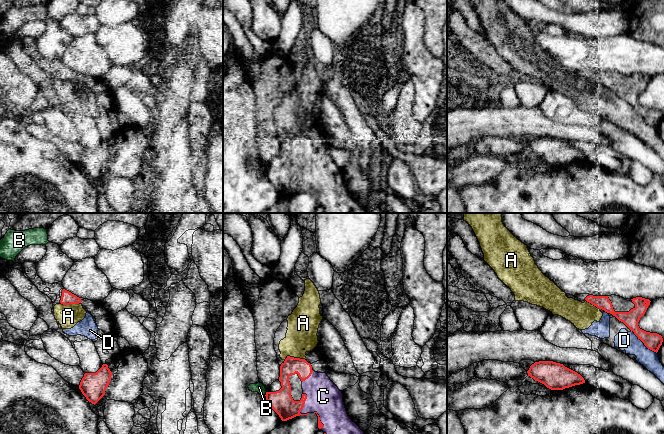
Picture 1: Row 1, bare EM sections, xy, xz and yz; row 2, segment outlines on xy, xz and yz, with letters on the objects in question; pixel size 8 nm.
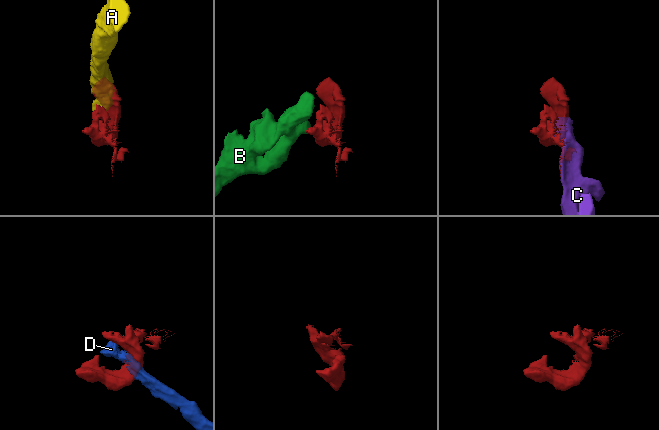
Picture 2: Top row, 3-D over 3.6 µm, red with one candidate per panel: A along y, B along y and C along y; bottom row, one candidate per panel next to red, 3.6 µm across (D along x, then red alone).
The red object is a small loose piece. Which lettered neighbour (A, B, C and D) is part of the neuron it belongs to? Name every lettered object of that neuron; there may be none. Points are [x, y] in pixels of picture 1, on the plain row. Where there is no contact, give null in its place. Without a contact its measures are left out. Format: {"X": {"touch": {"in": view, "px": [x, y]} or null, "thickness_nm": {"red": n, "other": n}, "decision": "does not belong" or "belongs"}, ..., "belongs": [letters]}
{"A": {"touch": {"in": "xz", "px": [293, 133]}, "thickness_nm": {"red": 140, "other": 240}, "decision": "does not belong"}, "B": {"touch": {"in": "xz", "px": [266, 169]}, "thickness_nm": {"red": 180, "other": 80}, "decision": "does not belong"}, "C": {"touch": {"in": "xz", "px": [304, 179]}, "thickness_nm": {"red": 180, "other": 280}, "decision": "belongs"}, "D": {"touch": {"in": "yz", "px": [643, 118]}, "thickness_nm": {"red": 140, "other": 160}, "decision": "does not belong"}, "belongs": ["C"]}

